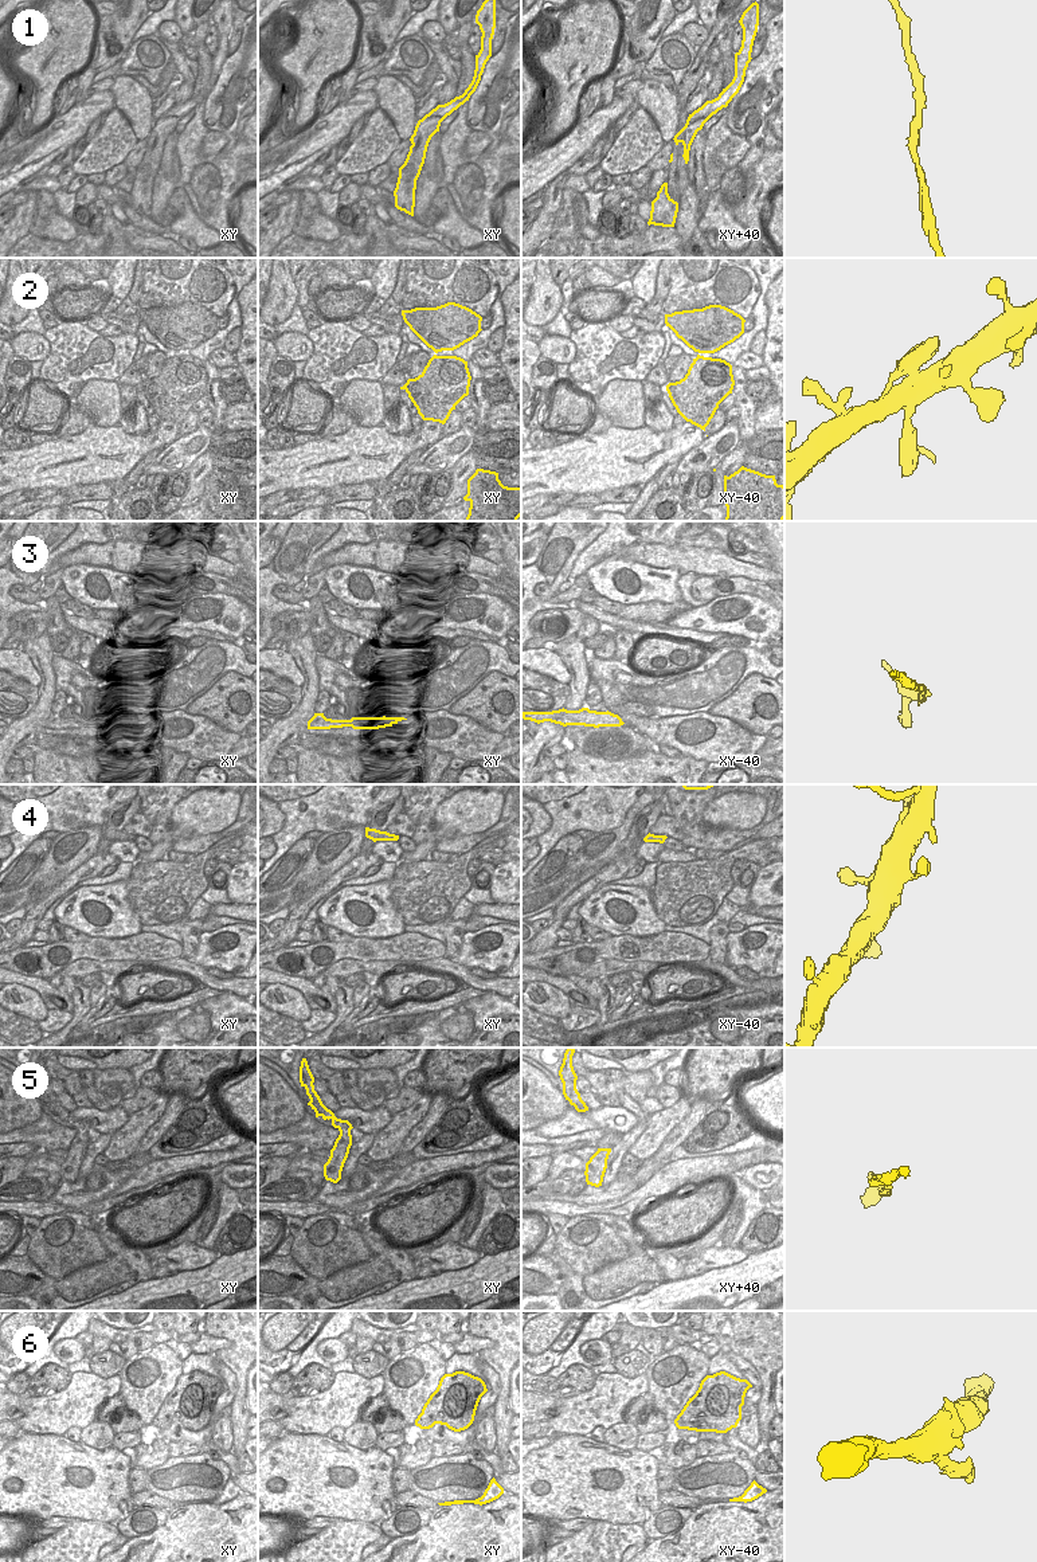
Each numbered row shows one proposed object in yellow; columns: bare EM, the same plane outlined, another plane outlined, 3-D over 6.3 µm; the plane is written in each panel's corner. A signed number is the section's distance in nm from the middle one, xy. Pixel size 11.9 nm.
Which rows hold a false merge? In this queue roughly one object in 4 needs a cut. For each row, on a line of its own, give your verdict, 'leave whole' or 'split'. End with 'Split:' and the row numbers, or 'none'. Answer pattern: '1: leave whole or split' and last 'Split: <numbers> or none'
1: leave whole
2: leave whole
3: leave whole
4: leave whole
5: leave whole
6: leave whole
Split: none

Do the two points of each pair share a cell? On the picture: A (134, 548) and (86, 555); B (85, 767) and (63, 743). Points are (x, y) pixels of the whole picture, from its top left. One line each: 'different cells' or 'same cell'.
A: same cell
B: different cells

